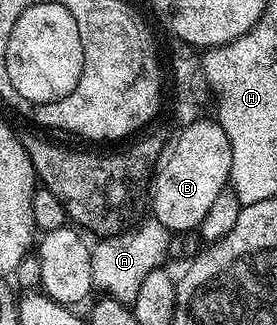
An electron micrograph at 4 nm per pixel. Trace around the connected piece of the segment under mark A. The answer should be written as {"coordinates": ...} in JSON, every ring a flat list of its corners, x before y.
{"coordinates":[[153,218,140,221,134,228,128,228,119,235,98,239,91,247,90,265,93,286,112,299,126,304,134,303,146,275,162,267,167,261,172,233]]}

